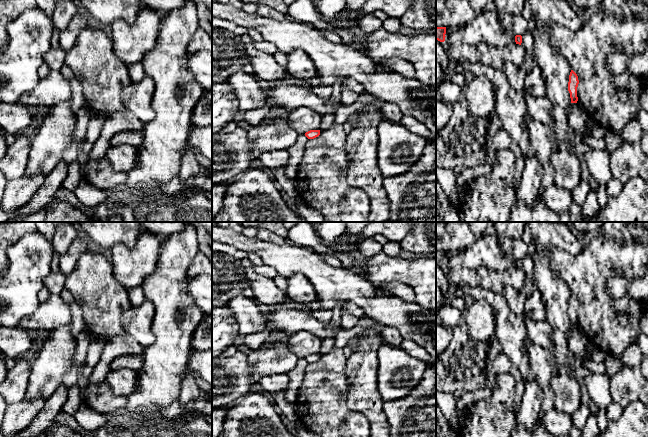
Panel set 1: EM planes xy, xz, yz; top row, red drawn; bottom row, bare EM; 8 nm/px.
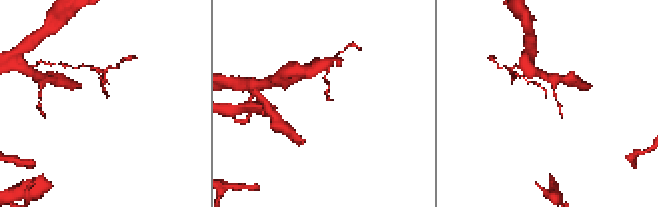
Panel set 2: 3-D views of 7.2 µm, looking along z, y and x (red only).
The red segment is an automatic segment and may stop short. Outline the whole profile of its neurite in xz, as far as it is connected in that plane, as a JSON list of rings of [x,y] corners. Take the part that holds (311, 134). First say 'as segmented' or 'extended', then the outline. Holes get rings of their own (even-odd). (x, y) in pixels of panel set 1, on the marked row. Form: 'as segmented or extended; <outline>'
extended; [[[310,130],[304,135],[299,135],[295,144],[287,149],[289,161],[286,167],[286,176],[289,179],[297,179],[298,168],[303,157],[305,146],[309,139],[314,139],[320,135],[320,130]]]

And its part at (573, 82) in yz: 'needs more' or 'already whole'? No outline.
already whole

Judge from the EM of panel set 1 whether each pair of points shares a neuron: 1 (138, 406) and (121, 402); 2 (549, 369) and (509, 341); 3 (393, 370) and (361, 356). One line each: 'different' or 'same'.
1: different
2: different
3: different

